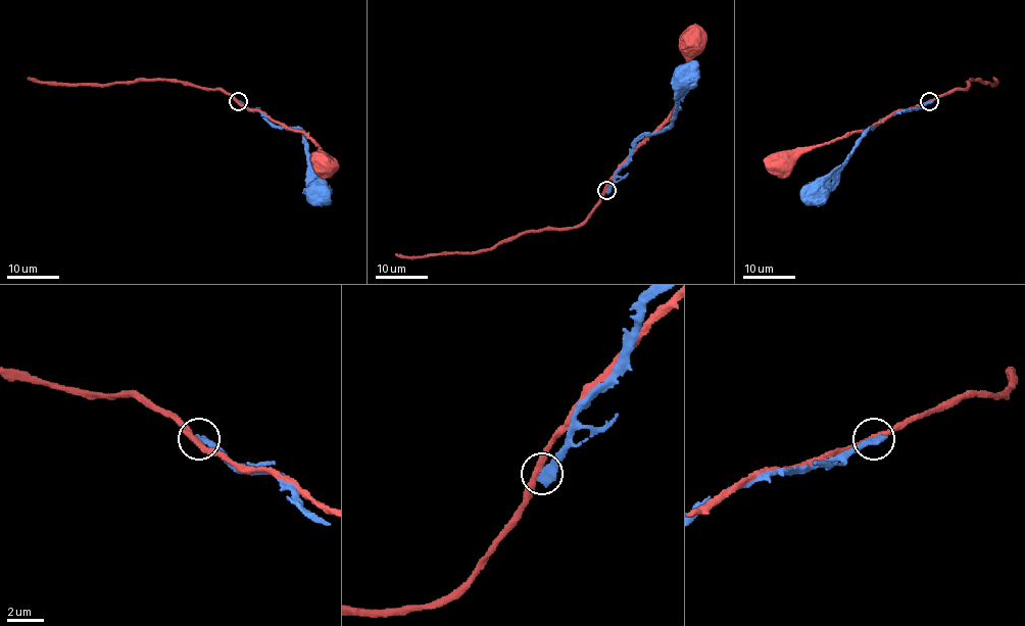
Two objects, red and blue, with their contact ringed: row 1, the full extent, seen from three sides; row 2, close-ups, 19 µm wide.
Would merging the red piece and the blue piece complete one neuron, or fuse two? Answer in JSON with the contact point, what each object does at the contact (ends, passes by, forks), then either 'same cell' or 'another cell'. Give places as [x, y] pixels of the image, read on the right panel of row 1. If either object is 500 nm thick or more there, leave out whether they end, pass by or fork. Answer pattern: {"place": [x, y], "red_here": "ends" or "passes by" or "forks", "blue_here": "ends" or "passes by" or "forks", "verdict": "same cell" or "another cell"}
{"place": [929, 101], "red_here": "passes by", "blue_here": "ends", "verdict": "another cell"}

